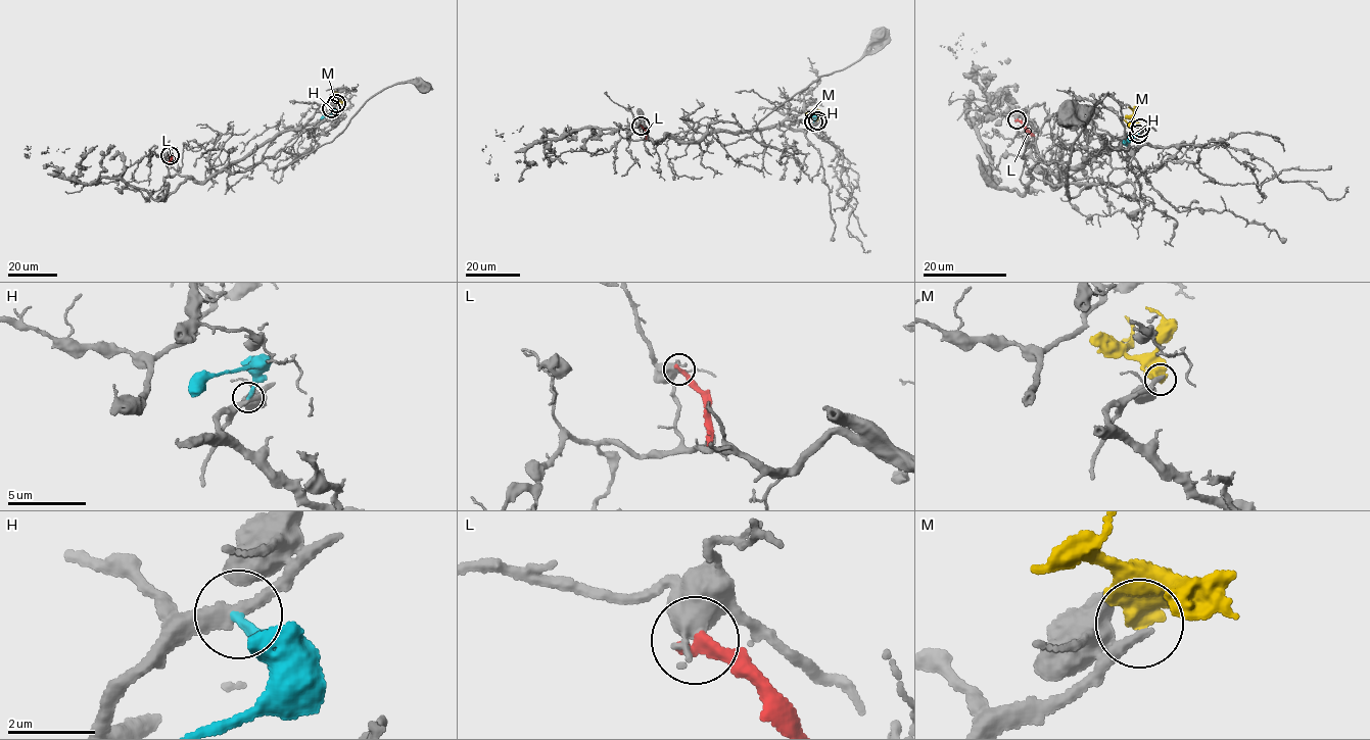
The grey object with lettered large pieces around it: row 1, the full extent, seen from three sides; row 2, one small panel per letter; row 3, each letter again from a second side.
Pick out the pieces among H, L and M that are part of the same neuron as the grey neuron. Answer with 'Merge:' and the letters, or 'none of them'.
Merge: none of them

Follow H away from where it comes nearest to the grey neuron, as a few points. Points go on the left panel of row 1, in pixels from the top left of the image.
H: (331, 108), (333, 112), (321, 118)

